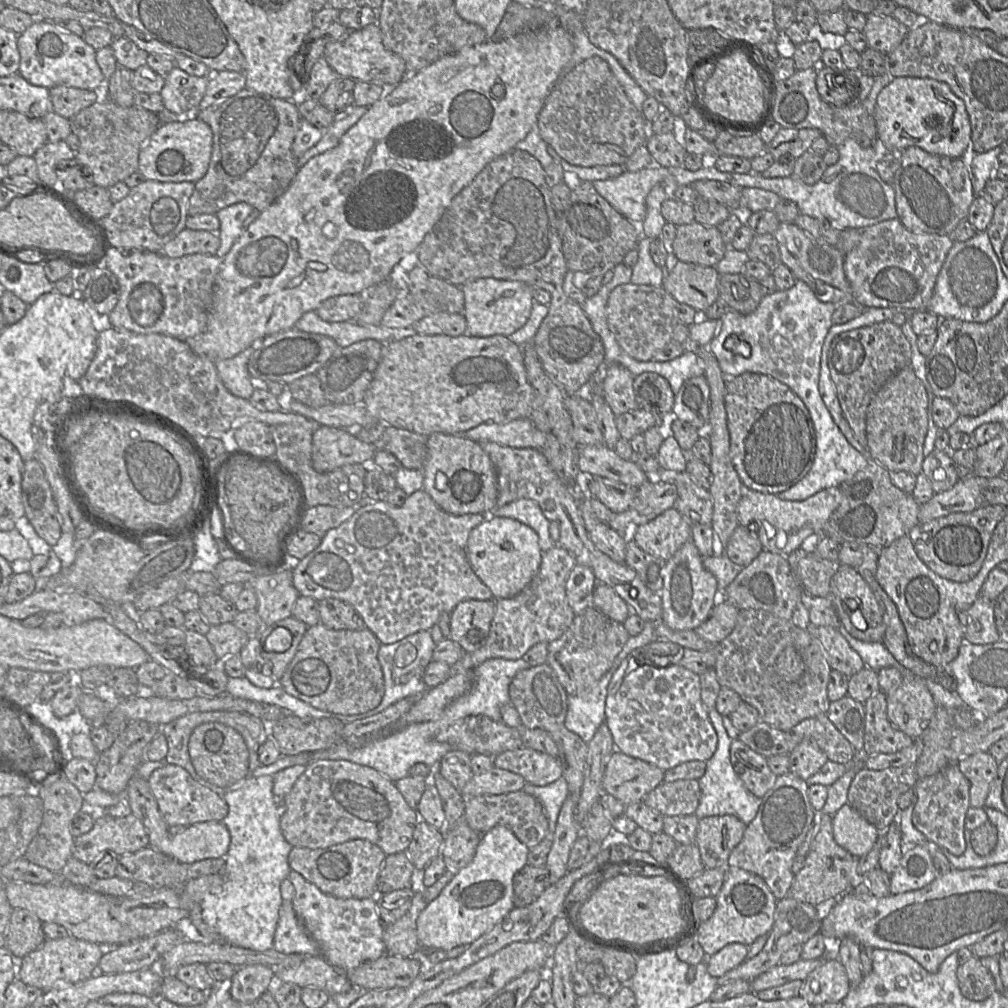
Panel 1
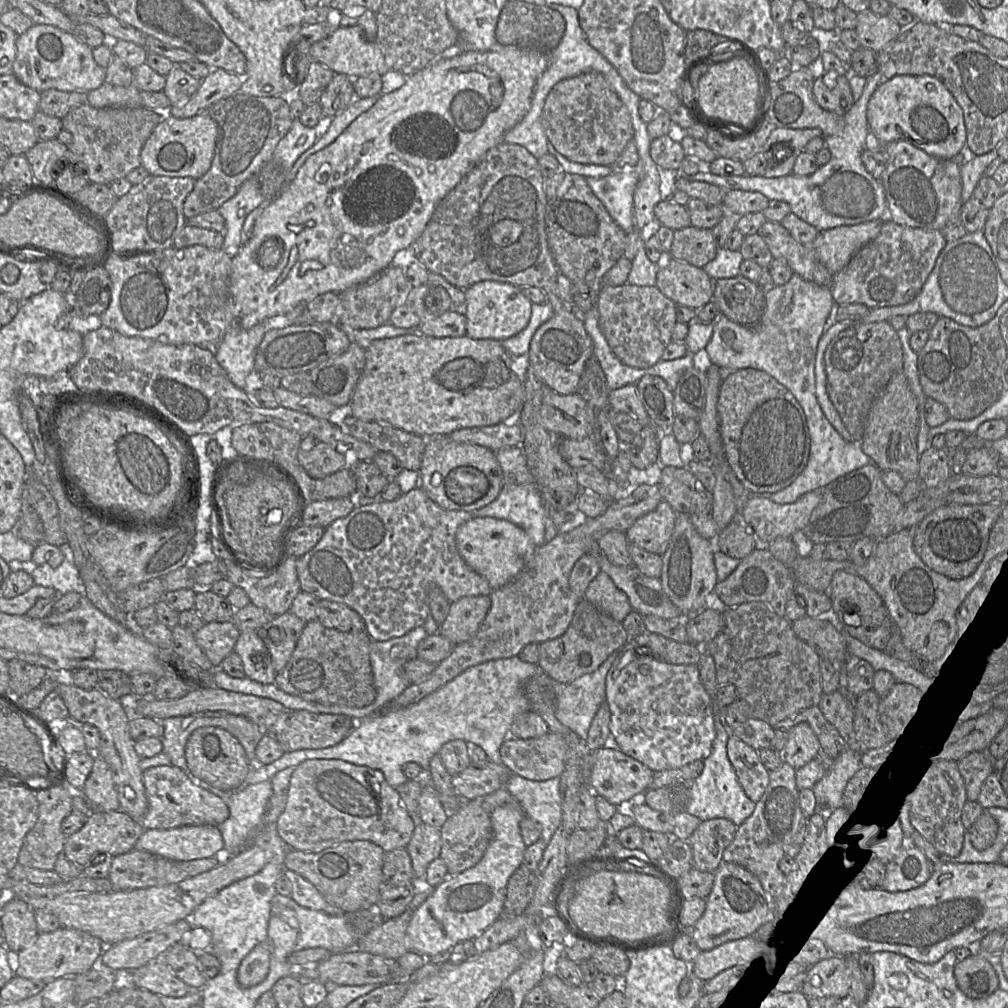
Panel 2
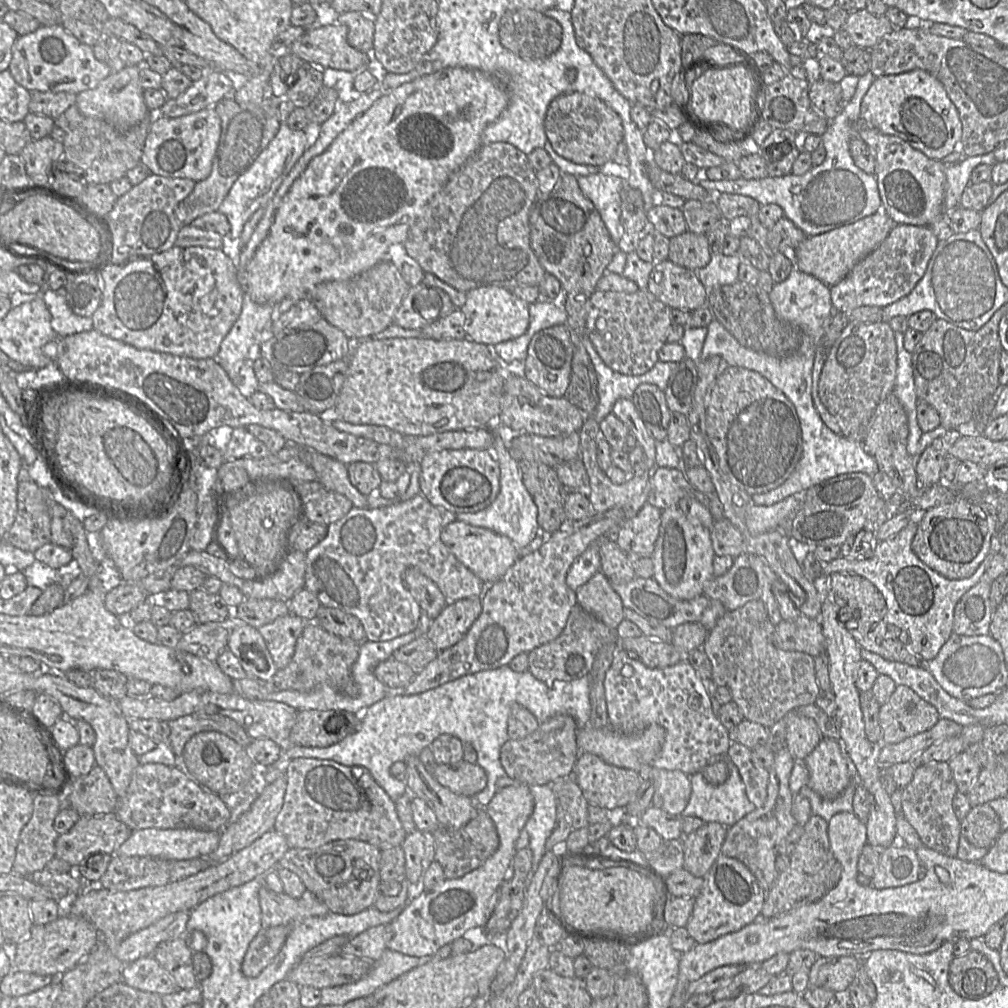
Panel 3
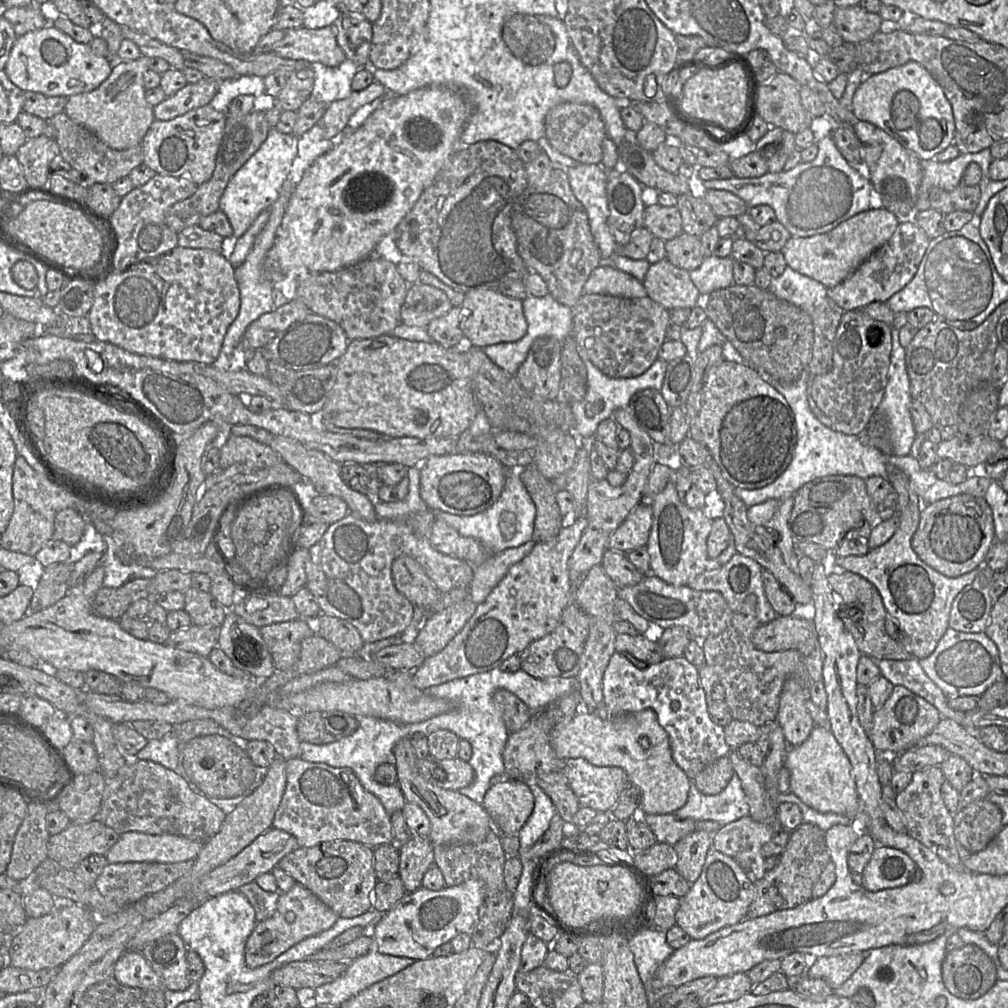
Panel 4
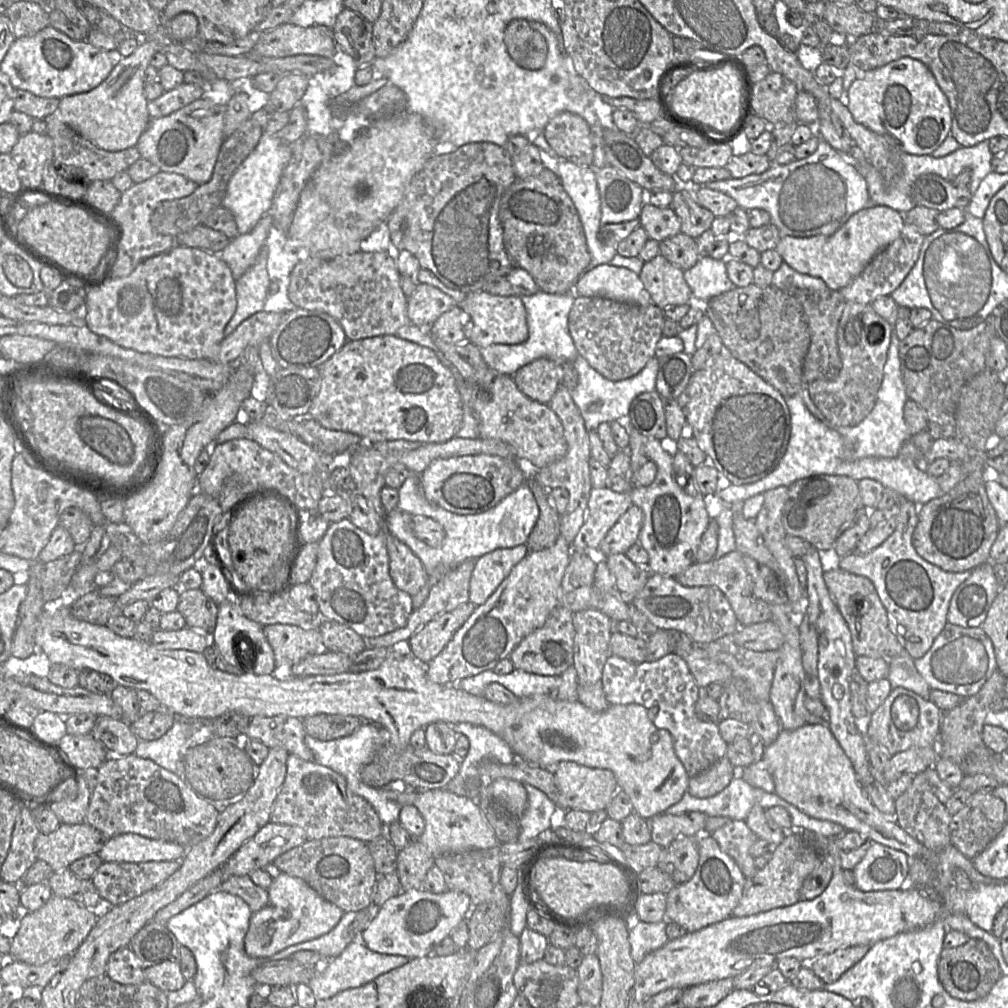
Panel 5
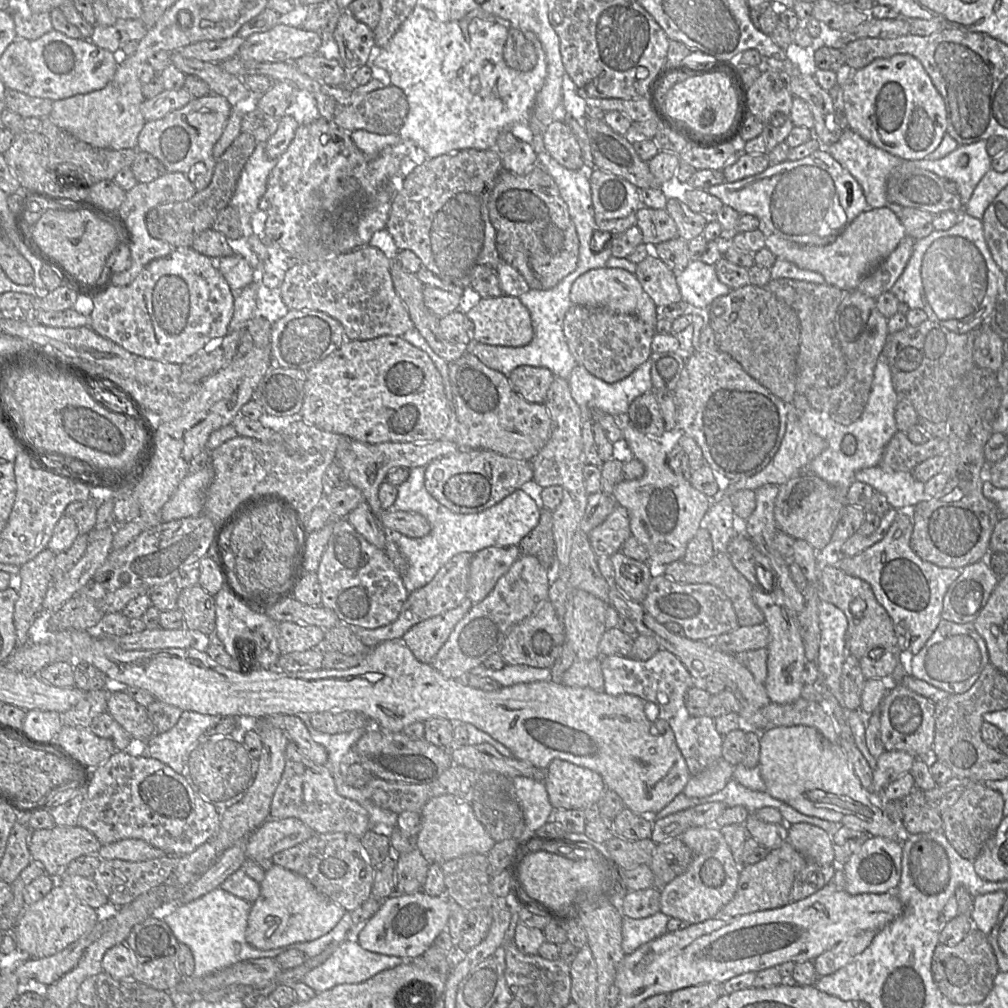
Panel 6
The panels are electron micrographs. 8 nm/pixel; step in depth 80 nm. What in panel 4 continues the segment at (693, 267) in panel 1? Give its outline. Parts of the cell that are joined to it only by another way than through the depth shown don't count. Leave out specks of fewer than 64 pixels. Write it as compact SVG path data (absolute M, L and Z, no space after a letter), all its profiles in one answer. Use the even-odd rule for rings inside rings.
M667 259L650 264L642 282L647 296L666 309L692 309L703 302L703 296L692 282L689 272L671 264Z

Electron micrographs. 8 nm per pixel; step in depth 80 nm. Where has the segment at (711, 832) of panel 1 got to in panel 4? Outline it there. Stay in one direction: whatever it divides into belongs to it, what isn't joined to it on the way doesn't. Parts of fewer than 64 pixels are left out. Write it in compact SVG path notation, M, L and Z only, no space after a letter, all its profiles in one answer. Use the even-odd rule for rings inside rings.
M695 830L686 835L673 847L677 853L675 869L689 883L695 882L701 874L709 849L713 846L713 834Z

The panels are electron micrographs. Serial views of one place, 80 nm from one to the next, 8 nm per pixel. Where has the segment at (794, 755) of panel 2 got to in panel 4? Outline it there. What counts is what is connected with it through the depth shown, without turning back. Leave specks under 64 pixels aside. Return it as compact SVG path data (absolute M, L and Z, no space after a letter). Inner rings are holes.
M789 677L782 688L777 721L781 725L788 746L806 741L816 726L805 706L808 691L796 678Z

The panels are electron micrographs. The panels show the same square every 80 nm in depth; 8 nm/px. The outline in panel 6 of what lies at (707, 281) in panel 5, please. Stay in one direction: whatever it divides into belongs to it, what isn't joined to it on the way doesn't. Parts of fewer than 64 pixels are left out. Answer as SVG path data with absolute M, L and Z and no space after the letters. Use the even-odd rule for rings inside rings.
M691 260L685 269L676 272L676 282L682 300L694 311L706 311L715 298L732 290L720 282L714 265L701 260Z

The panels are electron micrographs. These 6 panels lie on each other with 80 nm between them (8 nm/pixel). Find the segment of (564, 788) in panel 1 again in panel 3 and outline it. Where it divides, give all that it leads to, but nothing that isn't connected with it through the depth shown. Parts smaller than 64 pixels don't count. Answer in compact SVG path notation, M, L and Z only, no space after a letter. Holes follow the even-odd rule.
M549 784L528 785L534 799L533 812L524 829L529 835L529 845L533 854L532 869L527 875L529 883L544 853L545 844L556 822L557 801Z

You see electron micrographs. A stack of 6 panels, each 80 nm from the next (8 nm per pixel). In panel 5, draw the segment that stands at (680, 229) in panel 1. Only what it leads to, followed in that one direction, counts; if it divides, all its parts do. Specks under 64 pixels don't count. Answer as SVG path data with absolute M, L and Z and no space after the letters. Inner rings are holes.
M679 233L659 244L660 255L683 271L692 268L700 259L696 240Z

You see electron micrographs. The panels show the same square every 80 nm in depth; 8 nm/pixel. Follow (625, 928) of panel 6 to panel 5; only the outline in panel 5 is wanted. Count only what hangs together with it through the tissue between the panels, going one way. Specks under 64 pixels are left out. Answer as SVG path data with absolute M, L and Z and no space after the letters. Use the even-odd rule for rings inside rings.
M623 916L623 921L629 925L631 956L636 964L647 954L661 948L669 941L666 933L668 923L666 919L648 923Z

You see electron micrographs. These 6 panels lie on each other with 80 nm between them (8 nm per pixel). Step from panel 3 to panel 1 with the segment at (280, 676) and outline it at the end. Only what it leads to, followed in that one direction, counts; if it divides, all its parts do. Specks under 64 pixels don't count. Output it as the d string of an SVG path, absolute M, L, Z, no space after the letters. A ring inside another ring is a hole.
M321 623L308 627L277 685L319 710L343 715L367 712L381 703L385 693L383 672L378 660L380 646L380 641L367 627L362 630L334 630Z

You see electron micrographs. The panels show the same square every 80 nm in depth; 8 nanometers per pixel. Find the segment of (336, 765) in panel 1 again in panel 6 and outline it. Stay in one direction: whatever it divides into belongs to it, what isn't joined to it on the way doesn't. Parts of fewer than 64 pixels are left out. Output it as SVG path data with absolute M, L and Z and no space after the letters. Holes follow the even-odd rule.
M288 741L285 768L272 798L270 818L297 818L315 834L343 832L361 838L372 826L367 810L336 790L332 773L326 765L318 765L304 756L297 745Z

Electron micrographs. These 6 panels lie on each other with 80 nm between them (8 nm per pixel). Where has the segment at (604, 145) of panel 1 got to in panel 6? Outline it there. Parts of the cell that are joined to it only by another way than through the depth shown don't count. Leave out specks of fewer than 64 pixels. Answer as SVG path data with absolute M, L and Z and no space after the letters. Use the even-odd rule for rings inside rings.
M551 122L543 134L543 142L550 156L563 167L579 170L584 165L580 146L565 122Z

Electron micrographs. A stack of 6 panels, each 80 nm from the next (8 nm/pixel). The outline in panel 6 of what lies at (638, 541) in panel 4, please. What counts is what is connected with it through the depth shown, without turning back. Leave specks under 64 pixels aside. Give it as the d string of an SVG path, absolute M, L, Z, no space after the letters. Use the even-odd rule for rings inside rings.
M617 505L614 511L587 536L595 554L611 557L621 551L624 542L632 535L630 517L625 507Z

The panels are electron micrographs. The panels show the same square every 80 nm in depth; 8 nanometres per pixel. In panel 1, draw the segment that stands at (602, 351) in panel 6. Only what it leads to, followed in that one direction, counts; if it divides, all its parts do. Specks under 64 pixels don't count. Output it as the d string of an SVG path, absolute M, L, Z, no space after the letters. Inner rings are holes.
M631 283L619 285L610 293L607 301L608 328L630 357L643 362L651 361L672 340L673 330L680 323L677 304L663 287Z

